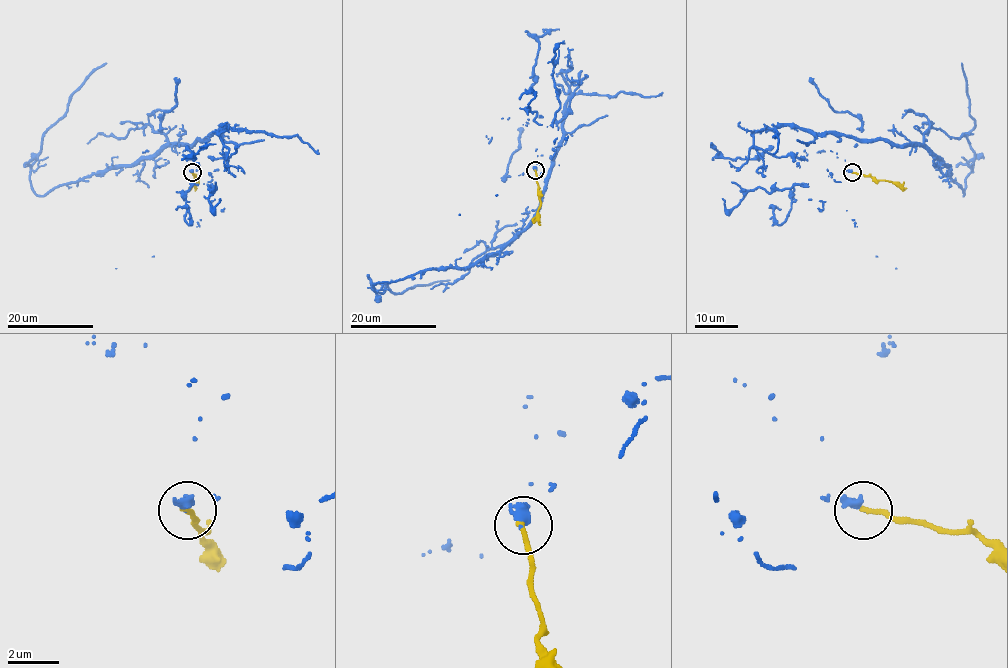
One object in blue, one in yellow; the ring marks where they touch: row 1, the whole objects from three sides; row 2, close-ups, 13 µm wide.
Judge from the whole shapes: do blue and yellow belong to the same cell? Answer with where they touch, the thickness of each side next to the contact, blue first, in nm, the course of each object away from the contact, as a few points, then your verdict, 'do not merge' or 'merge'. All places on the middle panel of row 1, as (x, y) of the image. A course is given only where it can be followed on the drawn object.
at (535, 170); 360 nm thick on the blue side, 190 nm on the other; blue runs (535, 171), (537, 156), (552, 158), (537, 215), (498, 251), (373, 284), (402, 293), (449, 280); yellow runs (535, 171), (540, 224); merge

